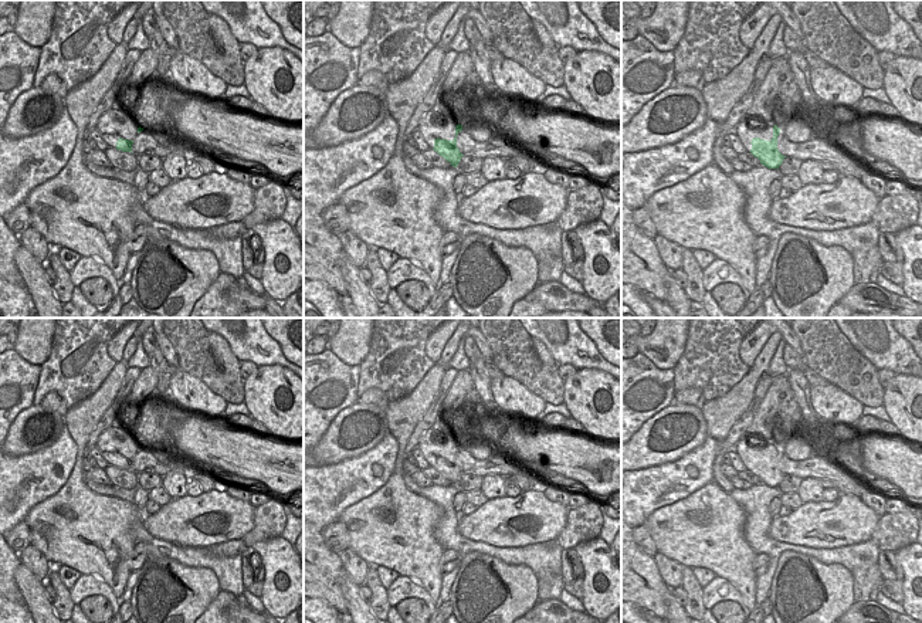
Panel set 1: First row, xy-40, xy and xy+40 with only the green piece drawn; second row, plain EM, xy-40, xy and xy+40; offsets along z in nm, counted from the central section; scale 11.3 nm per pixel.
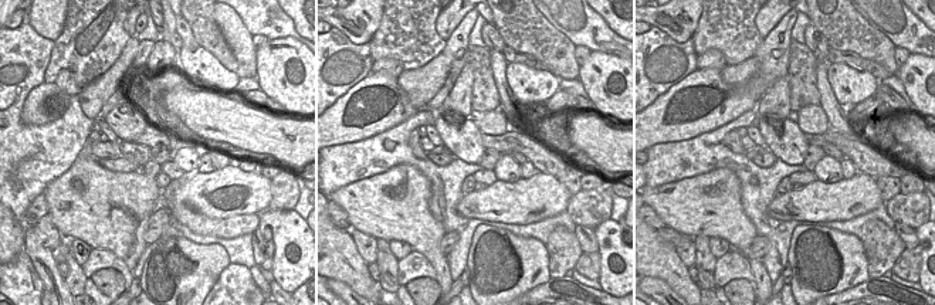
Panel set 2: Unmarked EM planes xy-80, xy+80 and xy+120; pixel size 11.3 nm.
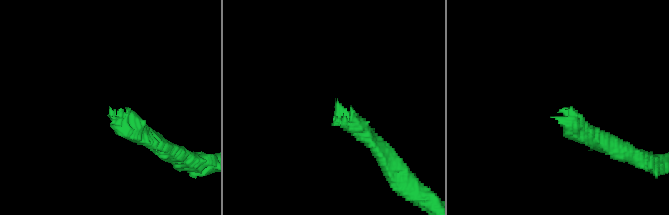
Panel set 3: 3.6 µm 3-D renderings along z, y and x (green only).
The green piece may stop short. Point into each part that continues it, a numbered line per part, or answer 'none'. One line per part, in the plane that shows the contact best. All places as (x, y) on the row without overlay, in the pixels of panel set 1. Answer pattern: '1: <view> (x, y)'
1: xy+40 (748, 446)

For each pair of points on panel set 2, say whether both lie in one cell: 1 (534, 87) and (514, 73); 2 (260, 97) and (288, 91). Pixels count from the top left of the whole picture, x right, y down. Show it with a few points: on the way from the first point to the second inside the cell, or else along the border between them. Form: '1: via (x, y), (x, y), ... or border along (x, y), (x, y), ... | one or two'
1: via (529, 87), (518, 75) | one
2: border along (260, 88), (267, 97) | two

